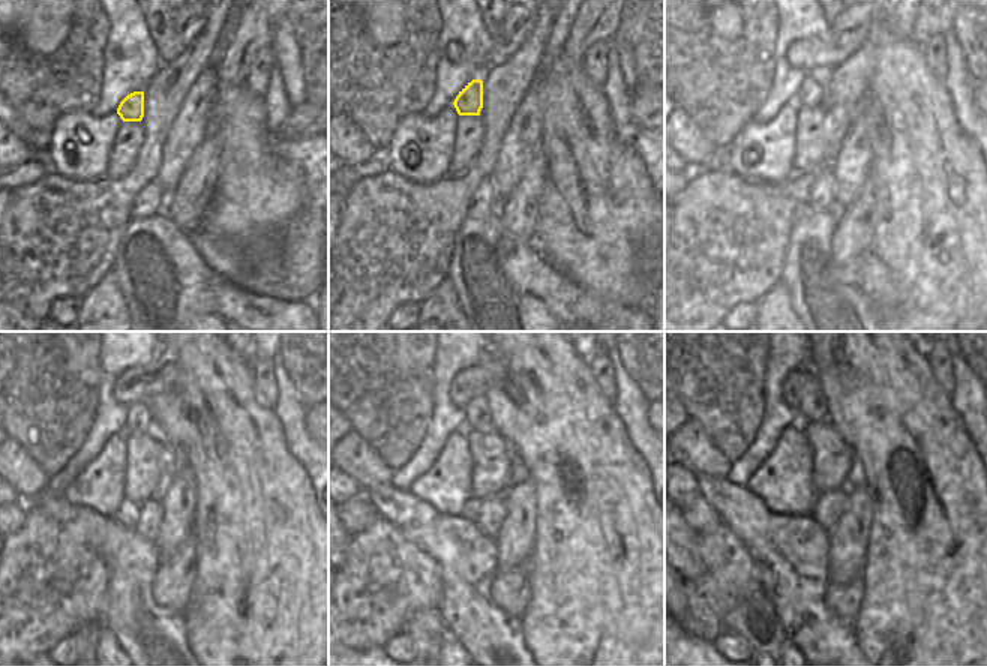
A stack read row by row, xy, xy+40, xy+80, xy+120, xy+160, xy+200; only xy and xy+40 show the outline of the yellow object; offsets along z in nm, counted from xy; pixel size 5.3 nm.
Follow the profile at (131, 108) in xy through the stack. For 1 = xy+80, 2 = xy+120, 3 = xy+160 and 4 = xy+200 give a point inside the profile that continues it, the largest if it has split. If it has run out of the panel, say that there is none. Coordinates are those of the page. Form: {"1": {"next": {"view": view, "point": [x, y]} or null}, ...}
{"1": {"next": {"view": "xy+80", "point": [810, 93]}}, "2": {"next": {"view": "xy+120", "point": [137, 422]}}, "3": {"next": {"view": "xy+160", "point": [474, 422]}}, "4": {"next": {"view": "xy+200", "point": [807, 416]}}}

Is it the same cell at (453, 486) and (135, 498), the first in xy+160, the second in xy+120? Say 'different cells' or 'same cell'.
different cells

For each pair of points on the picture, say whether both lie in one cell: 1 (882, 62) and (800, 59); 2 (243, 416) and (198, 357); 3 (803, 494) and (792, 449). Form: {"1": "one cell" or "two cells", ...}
{"1": "two cells", "2": "one cell", "3": "one cell"}

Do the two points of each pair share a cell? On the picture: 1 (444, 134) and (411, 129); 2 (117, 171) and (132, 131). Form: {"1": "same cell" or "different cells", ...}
{"1": "same cell", "2": "same cell"}

